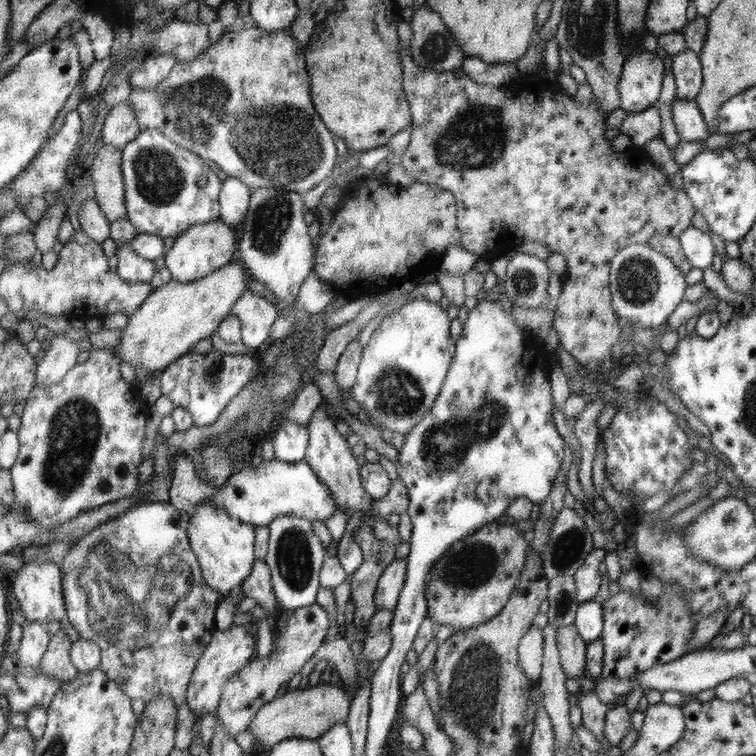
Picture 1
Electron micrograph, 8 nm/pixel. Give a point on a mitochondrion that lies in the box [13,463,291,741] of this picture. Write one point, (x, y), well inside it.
(128, 592)

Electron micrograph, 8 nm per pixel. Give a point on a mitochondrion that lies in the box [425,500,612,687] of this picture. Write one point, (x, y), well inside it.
(468, 568)

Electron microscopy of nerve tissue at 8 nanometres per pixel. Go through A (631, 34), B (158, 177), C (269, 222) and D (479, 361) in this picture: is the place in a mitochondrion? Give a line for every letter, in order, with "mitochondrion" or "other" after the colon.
A: mitochondrion
B: mitochondrion
C: mitochondrion
D: other

